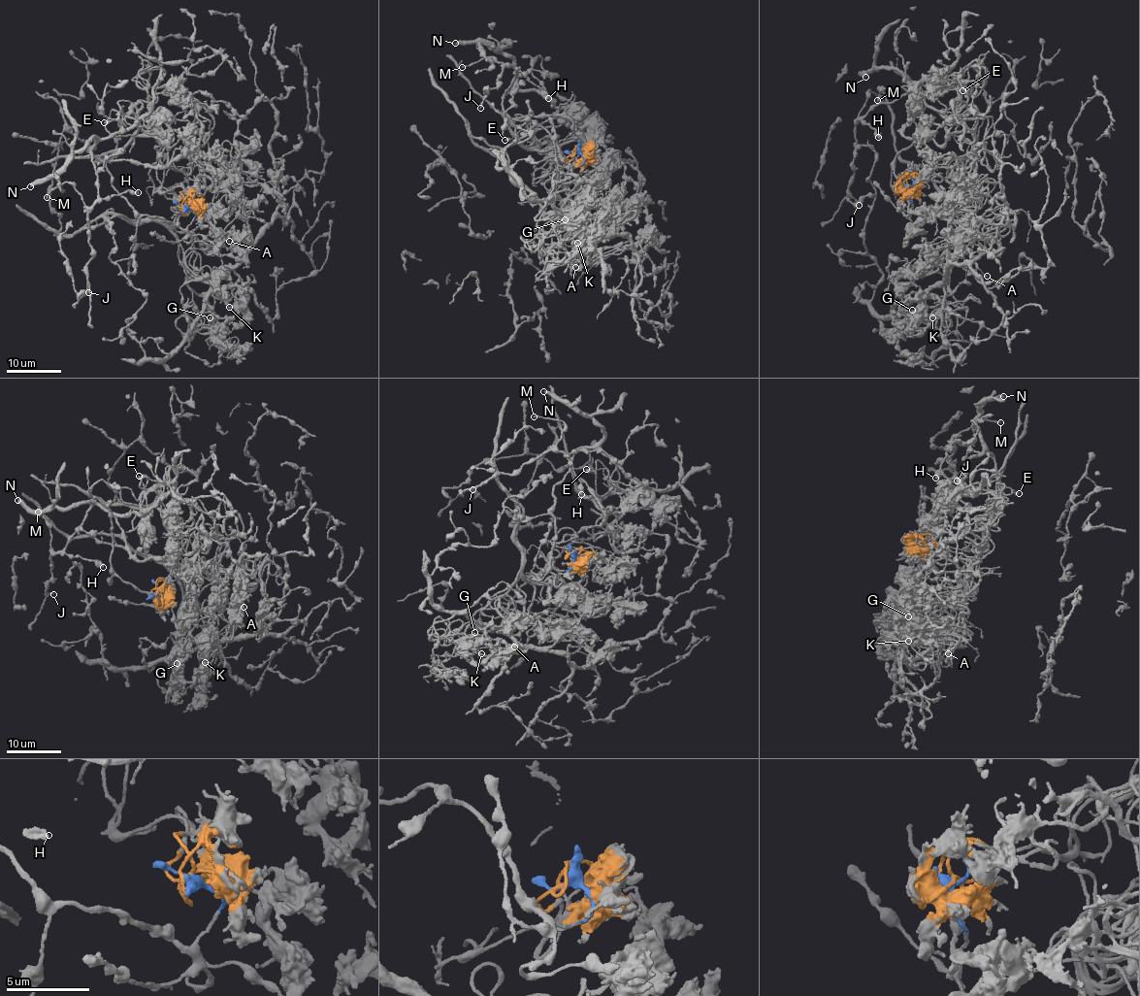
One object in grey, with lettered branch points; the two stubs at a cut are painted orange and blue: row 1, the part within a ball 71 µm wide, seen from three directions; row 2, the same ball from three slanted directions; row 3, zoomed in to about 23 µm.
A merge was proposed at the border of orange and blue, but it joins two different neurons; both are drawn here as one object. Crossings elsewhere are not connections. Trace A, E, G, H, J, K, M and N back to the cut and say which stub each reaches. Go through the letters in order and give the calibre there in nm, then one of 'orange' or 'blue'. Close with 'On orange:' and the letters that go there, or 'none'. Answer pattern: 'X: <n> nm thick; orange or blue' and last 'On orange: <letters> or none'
A: 150 nm thick; orange
E: 340 nm thick; orange
G: 170 nm thick; orange
H: 550 nm thick; blue
J: 160 nm thick; blue
K: 150 nm thick; orange
M: 180 nm thick; blue
N: 400 nm thick; blue
On orange: A, E, G, K

